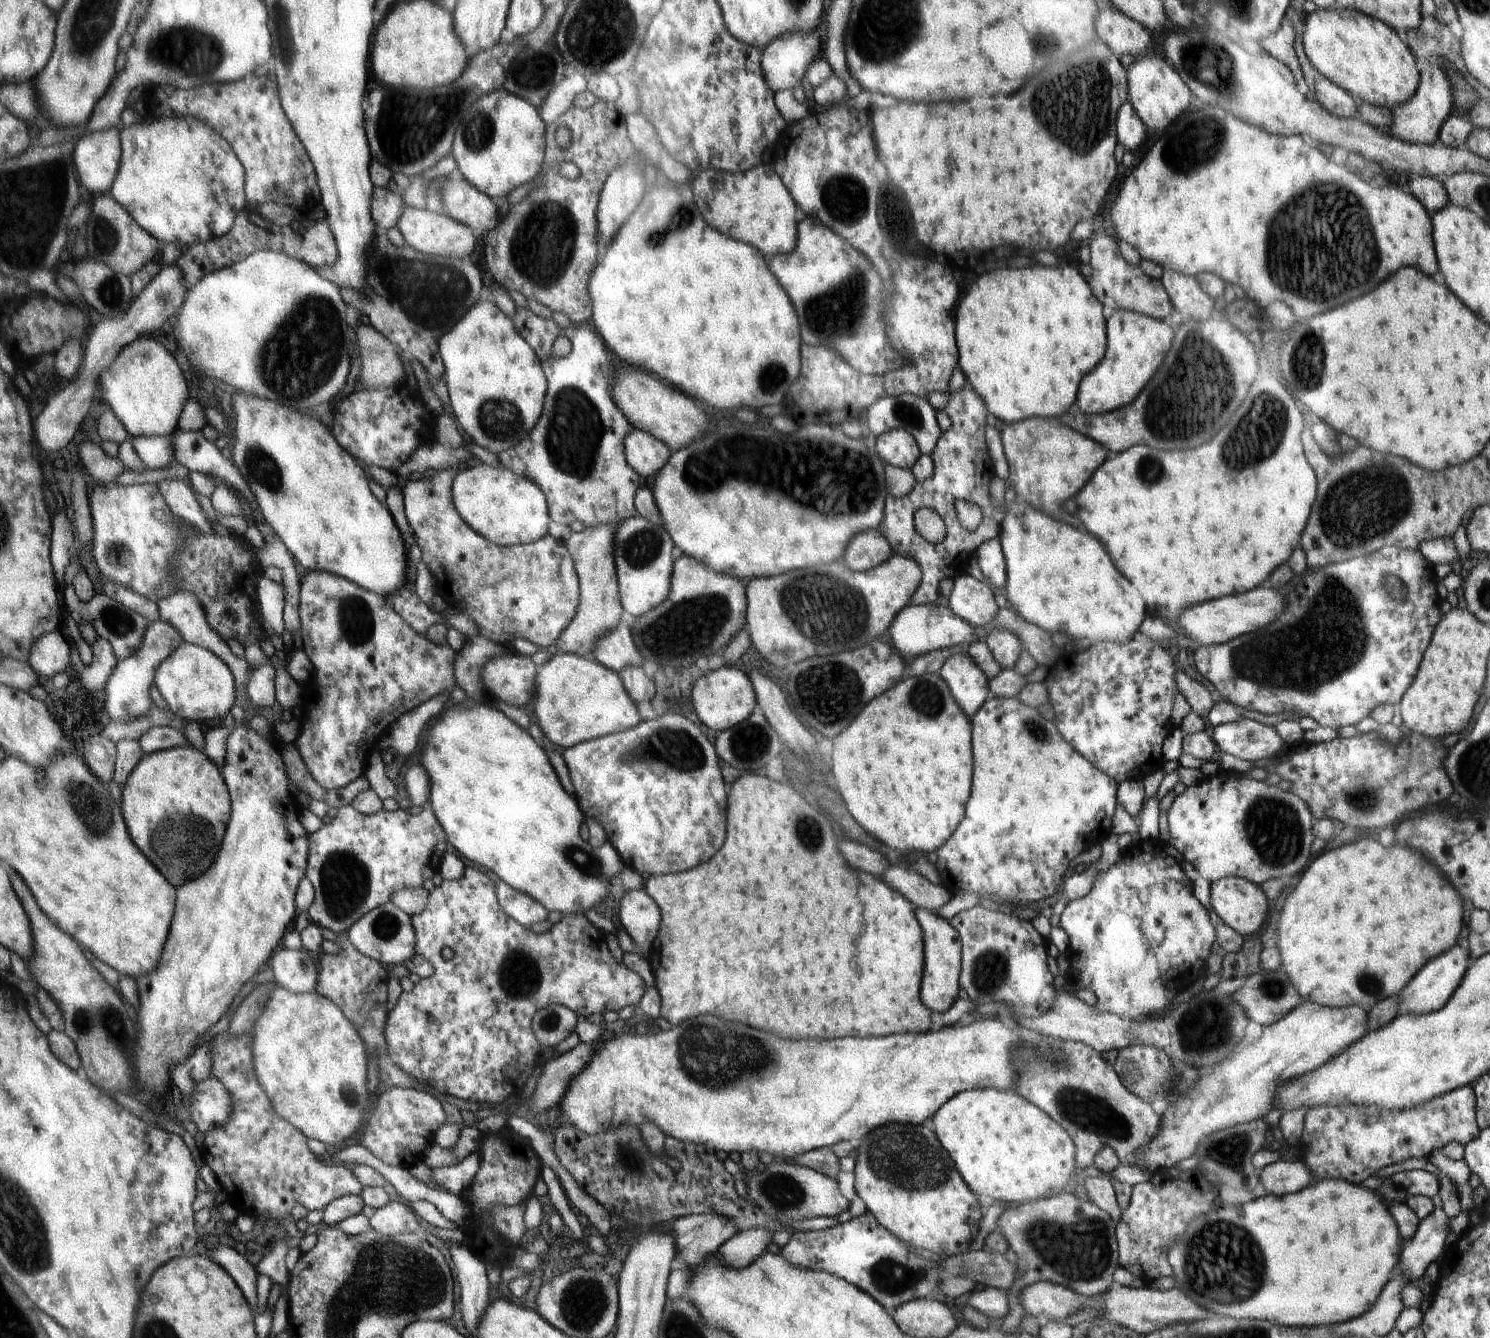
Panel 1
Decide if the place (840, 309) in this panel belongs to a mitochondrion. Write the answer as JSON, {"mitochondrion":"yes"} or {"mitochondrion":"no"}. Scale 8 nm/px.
{"mitochondrion":"yes"}

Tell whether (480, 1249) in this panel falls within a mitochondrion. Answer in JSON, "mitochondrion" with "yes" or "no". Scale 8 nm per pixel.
{"mitochondrion":"no"}

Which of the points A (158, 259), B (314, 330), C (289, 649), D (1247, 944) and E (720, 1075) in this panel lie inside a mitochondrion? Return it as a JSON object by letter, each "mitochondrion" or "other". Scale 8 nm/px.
{"A":"other","B":"mitochondrion","C":"other","D":"other","E":"mitochondrion"}

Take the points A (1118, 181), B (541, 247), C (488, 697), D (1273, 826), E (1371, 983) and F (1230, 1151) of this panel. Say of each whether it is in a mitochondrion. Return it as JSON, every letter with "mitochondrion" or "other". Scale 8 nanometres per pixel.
{"A":"other","B":"mitochondrion","C":"other","D":"mitochondrion","E":"mitochondrion","F":"mitochondrion"}

